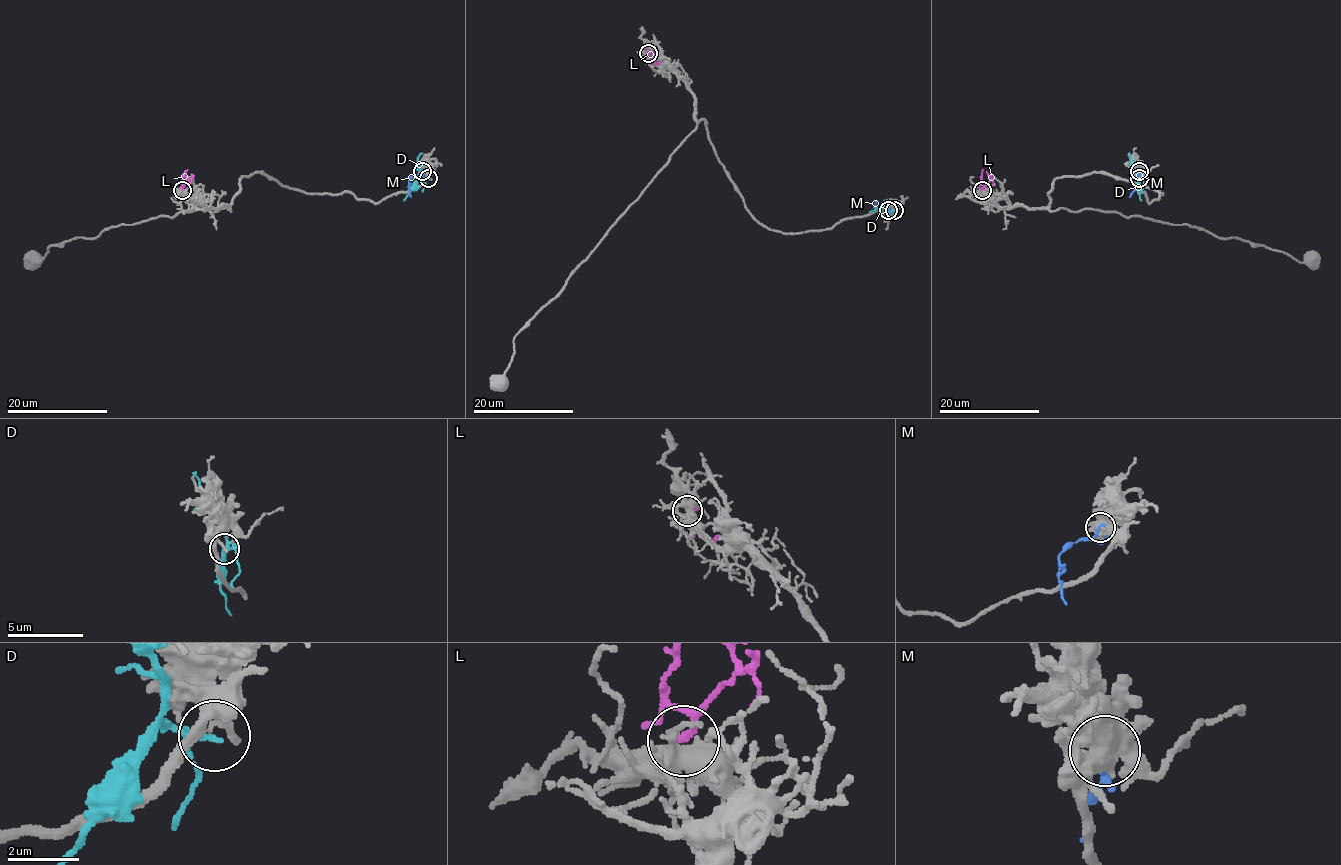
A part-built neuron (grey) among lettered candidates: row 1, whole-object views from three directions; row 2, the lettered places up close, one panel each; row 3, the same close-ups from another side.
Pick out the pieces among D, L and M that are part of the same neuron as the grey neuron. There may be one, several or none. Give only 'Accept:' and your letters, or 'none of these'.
Accept: L

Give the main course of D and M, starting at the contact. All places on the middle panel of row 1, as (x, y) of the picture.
D: (893, 209), (887, 212), (878, 208), (870, 212)
M: (888, 209), (877, 209), (875, 207), (877, 201)

